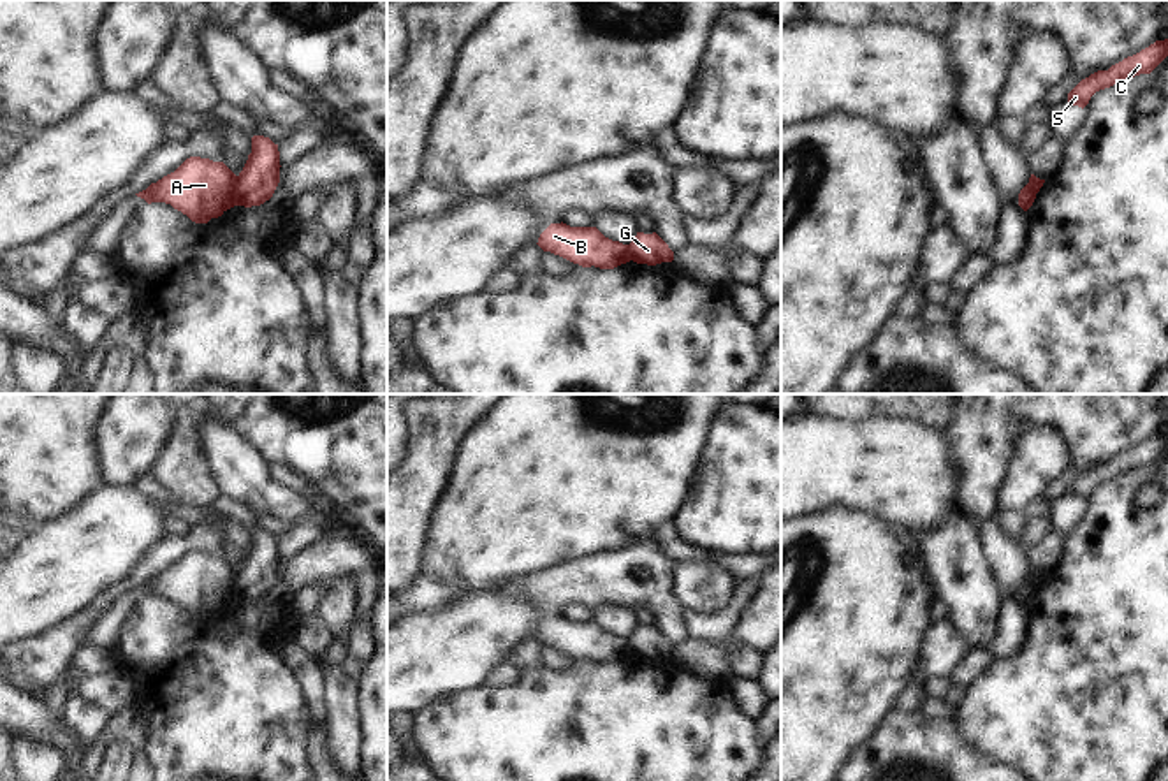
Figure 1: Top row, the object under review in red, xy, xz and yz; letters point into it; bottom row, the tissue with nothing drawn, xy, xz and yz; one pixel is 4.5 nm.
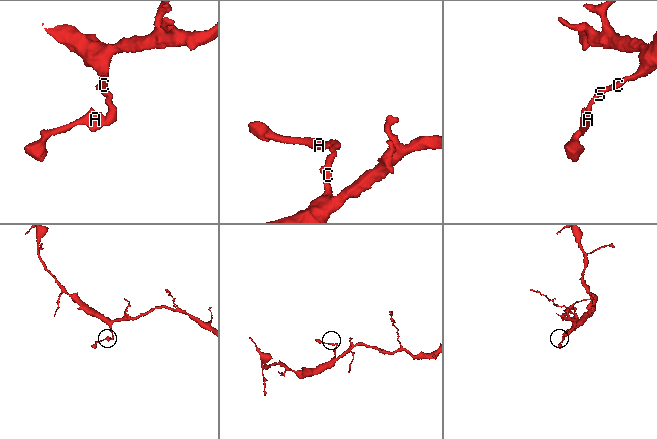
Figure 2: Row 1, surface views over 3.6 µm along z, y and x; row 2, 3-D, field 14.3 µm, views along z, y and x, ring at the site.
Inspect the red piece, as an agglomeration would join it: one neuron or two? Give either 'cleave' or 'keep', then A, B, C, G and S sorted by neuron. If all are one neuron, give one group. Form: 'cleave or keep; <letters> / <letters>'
cleave; A B / C G S

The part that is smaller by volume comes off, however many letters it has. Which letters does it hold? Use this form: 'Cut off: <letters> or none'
Cut off: A, B

